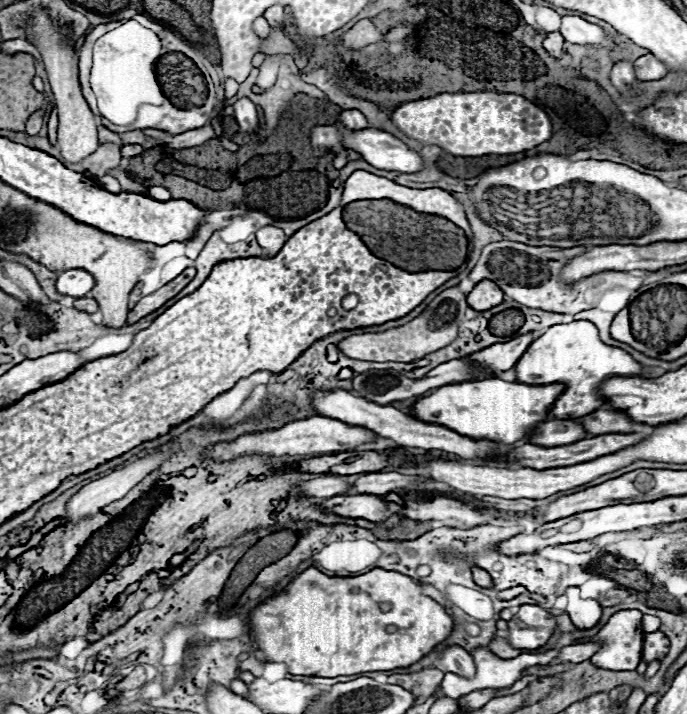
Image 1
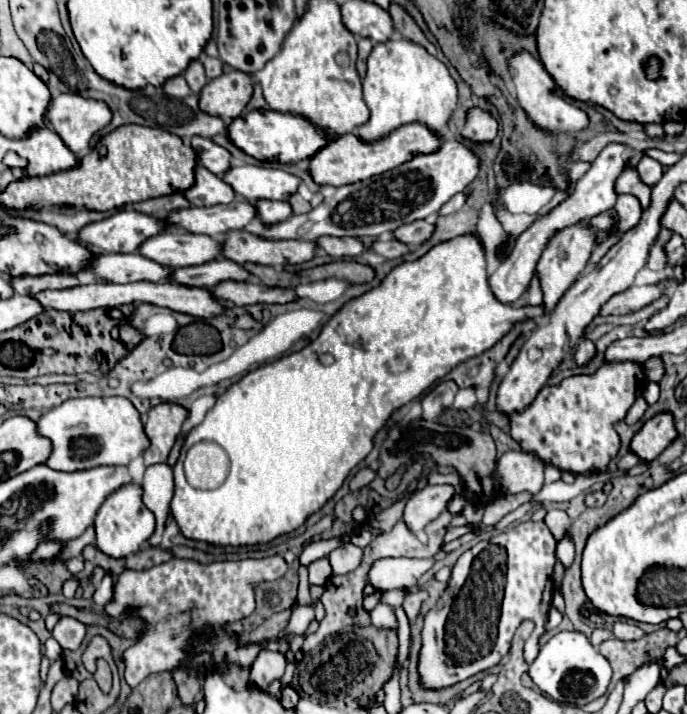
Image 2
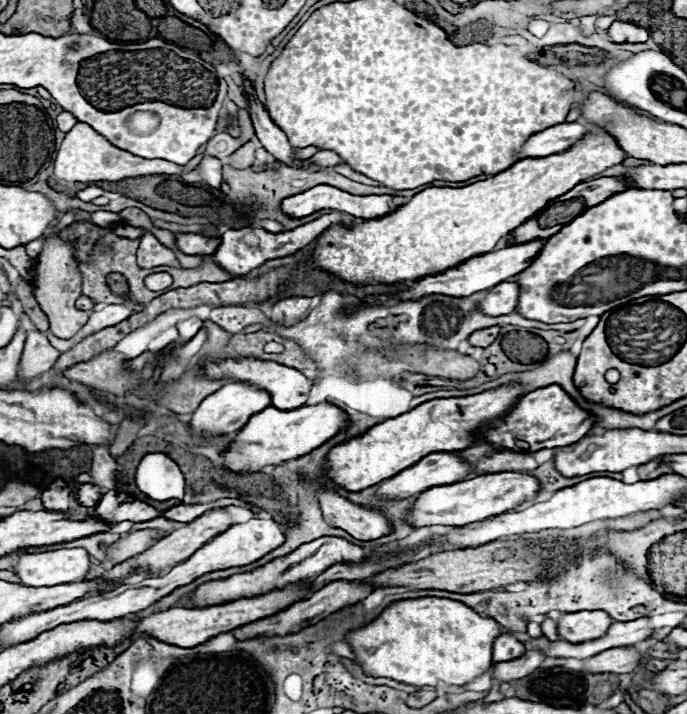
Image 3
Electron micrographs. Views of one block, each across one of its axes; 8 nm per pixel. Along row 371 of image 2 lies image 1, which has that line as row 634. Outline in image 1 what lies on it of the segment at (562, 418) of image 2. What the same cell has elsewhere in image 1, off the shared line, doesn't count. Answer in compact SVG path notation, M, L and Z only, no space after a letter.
M620 610L616 612L606 626L590 638L602 642L602 648L594 654L592 664L602 670L636 670L642 660L642 612L638 610Z

